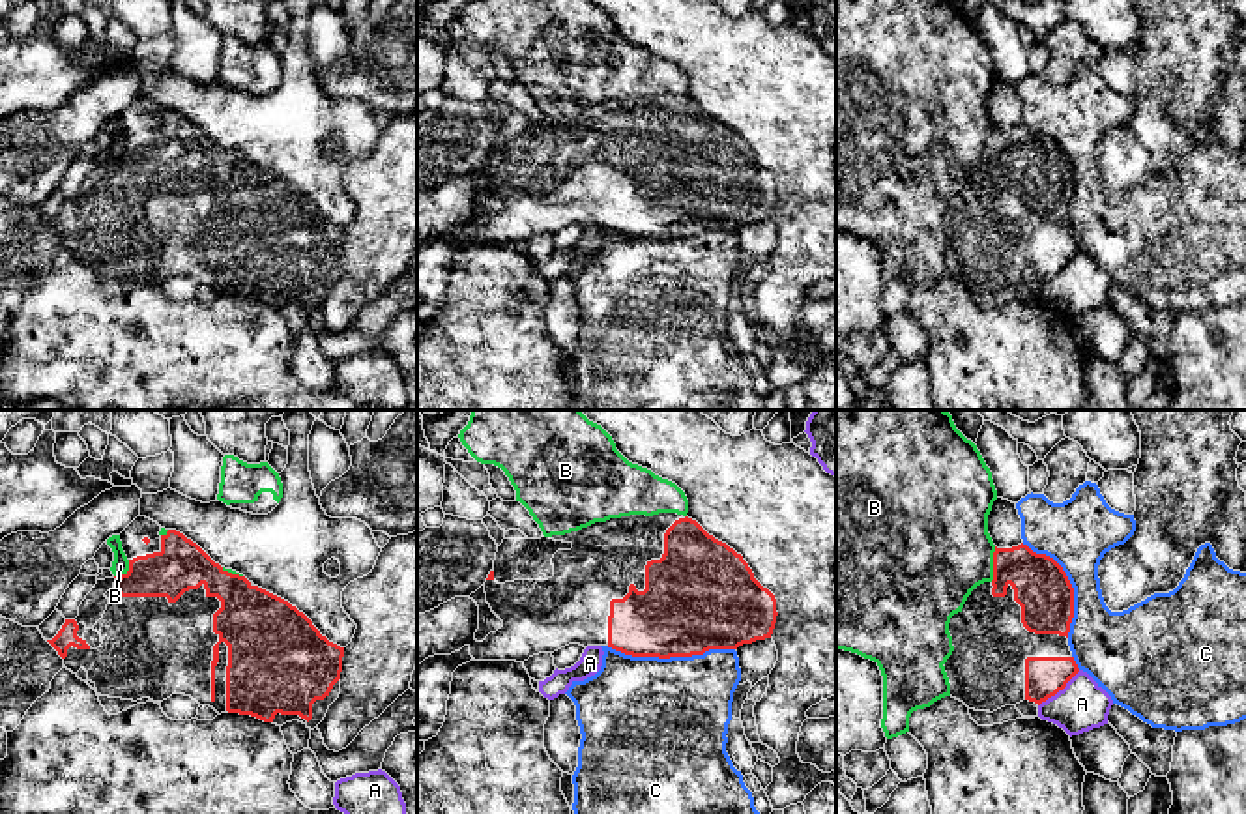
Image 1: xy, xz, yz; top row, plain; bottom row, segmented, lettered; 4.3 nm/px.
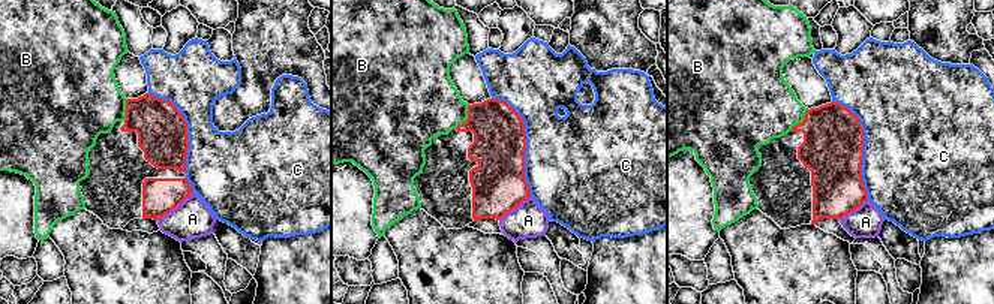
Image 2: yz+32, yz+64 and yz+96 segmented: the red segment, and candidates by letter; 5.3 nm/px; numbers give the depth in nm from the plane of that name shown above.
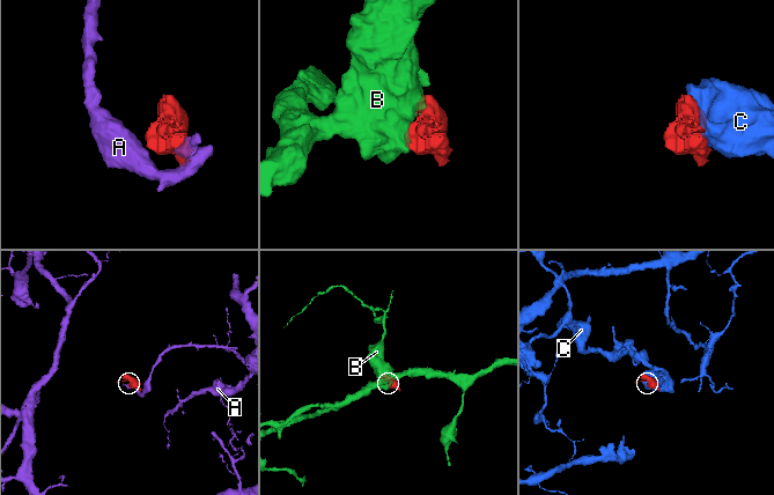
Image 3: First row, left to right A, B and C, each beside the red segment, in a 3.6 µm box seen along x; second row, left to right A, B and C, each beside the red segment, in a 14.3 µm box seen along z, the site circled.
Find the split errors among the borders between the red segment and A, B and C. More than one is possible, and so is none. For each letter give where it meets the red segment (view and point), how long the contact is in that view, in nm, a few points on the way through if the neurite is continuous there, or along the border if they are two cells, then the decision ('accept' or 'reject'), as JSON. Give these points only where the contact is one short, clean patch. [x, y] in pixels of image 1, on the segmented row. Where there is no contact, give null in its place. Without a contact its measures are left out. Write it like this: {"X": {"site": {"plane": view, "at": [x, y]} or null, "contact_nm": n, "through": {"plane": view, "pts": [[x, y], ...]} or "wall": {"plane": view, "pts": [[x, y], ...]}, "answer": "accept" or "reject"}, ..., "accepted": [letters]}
{"A": {"site": {"plane": "yz", "at": [1059, 689]}, "contact_nm": 240, "answer": "reject"}, "B": {"site": {"plane": "yz", "at": [994, 564]}, "contact_nm": 150, "answer": "reject"}, "C": {"site": {"plane": "xz", "at": [670, 655]}, "contact_nm": 550, "answer": "reject"}, "accepted": []}

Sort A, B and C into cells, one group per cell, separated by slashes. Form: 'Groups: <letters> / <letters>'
Groups: A / B / C

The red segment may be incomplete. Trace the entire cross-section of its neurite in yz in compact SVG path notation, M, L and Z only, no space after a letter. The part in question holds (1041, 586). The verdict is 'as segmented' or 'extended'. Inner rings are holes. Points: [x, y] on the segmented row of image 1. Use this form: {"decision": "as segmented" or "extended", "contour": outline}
{"decision": "extended", "contour": "M1027 545L993 552L993 580L977 586L963 608L950 618L954 651L945 672L950 696L975 711L997 711L1023 700L1042 704L1079 672L1068 632L1074 618L1074 588L1063 567Z"}

